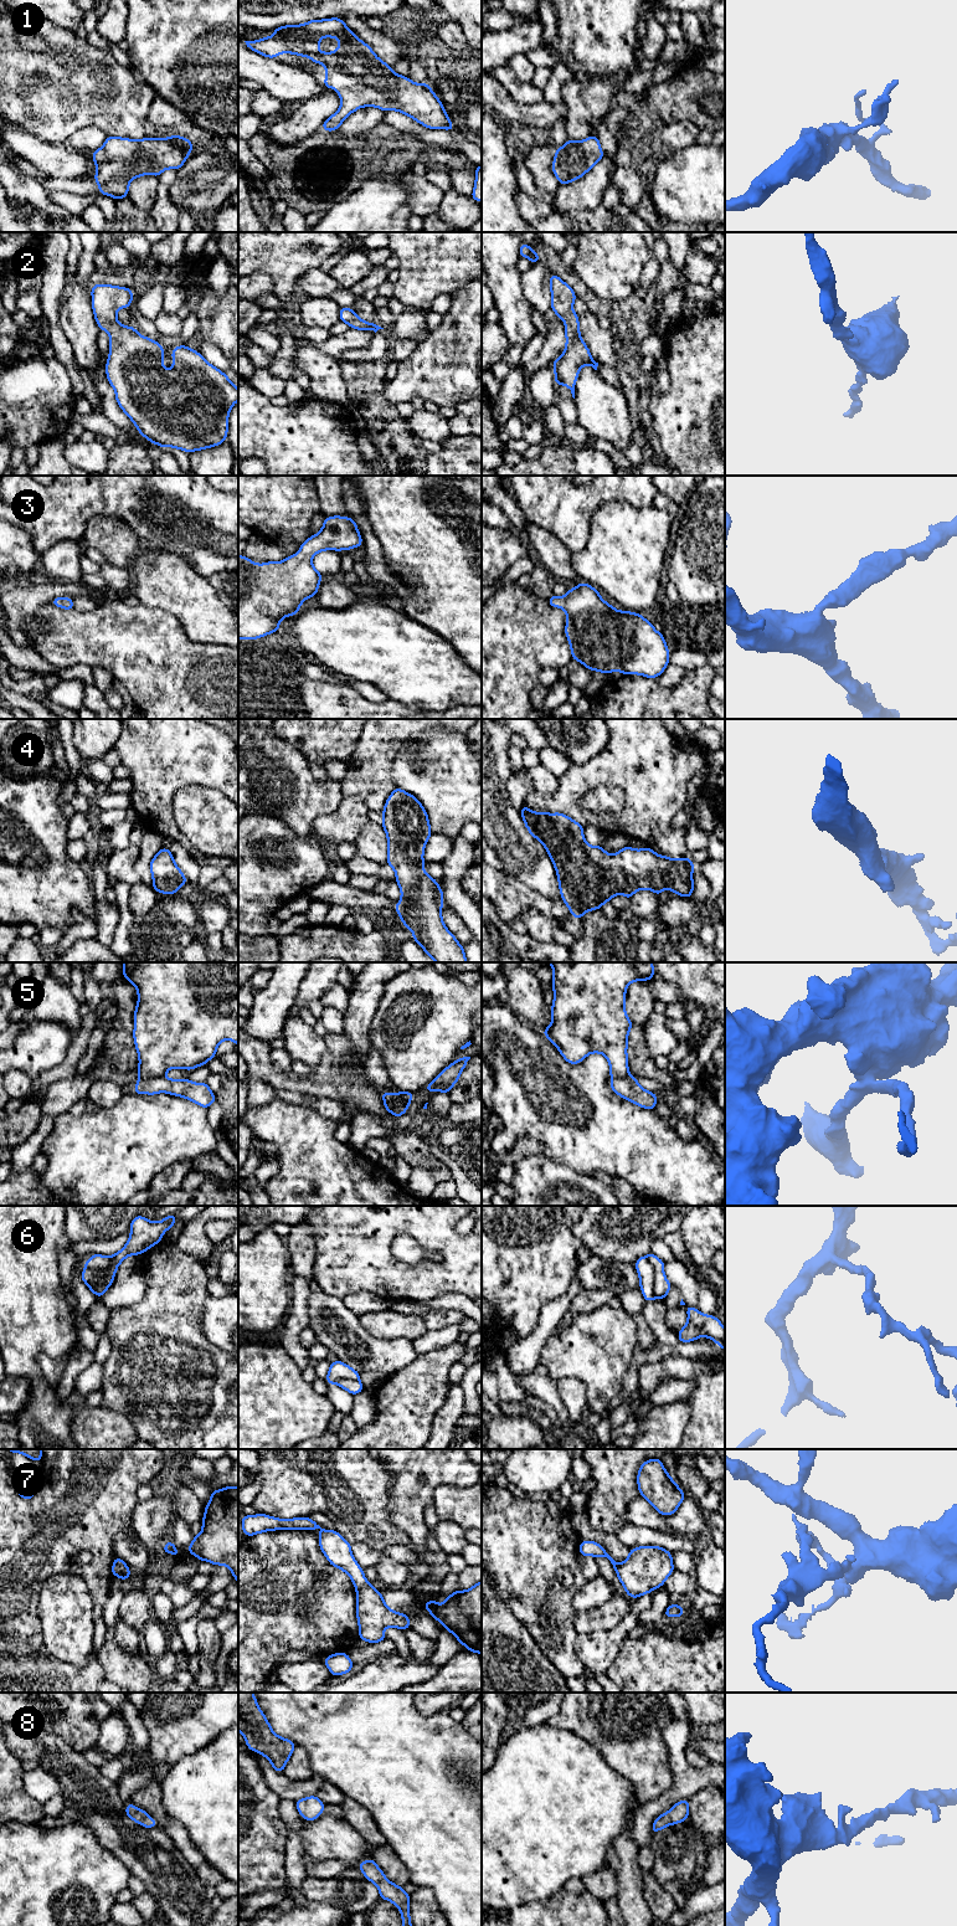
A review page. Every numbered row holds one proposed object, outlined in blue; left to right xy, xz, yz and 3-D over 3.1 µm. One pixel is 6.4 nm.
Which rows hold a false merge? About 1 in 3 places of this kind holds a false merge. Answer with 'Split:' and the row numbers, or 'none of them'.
Split: 5, 6, 7

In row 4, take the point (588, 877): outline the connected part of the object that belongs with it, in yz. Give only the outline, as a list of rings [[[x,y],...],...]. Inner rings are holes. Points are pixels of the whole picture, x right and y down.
[[[524,805],[520,815],[530,834],[546,848],[556,869],[561,898],[571,915],[577,919],[587,911],[601,909],[606,902],[618,894],[623,894],[627,900],[642,889],[649,889],[657,897],[664,889],[685,898],[693,894],[695,864],[689,857],[673,859],[657,854],[650,847],[634,849],[629,846],[608,854],[602,844],[590,846],[583,837],[583,827],[565,813],[532,812]]]

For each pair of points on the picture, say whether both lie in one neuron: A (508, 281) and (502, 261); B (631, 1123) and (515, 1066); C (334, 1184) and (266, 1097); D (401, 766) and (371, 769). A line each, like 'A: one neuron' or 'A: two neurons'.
A: one neuron
B: one neuron
C: two neurons
D: two neurons

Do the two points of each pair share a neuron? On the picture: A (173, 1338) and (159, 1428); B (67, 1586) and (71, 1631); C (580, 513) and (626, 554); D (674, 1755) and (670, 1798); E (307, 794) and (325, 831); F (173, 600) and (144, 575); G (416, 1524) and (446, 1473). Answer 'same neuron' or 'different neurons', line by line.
A: same neuron
B: same neuron
C: different neurons
D: same neuron
E: different neurons
F: same neuron
G: same neuron

